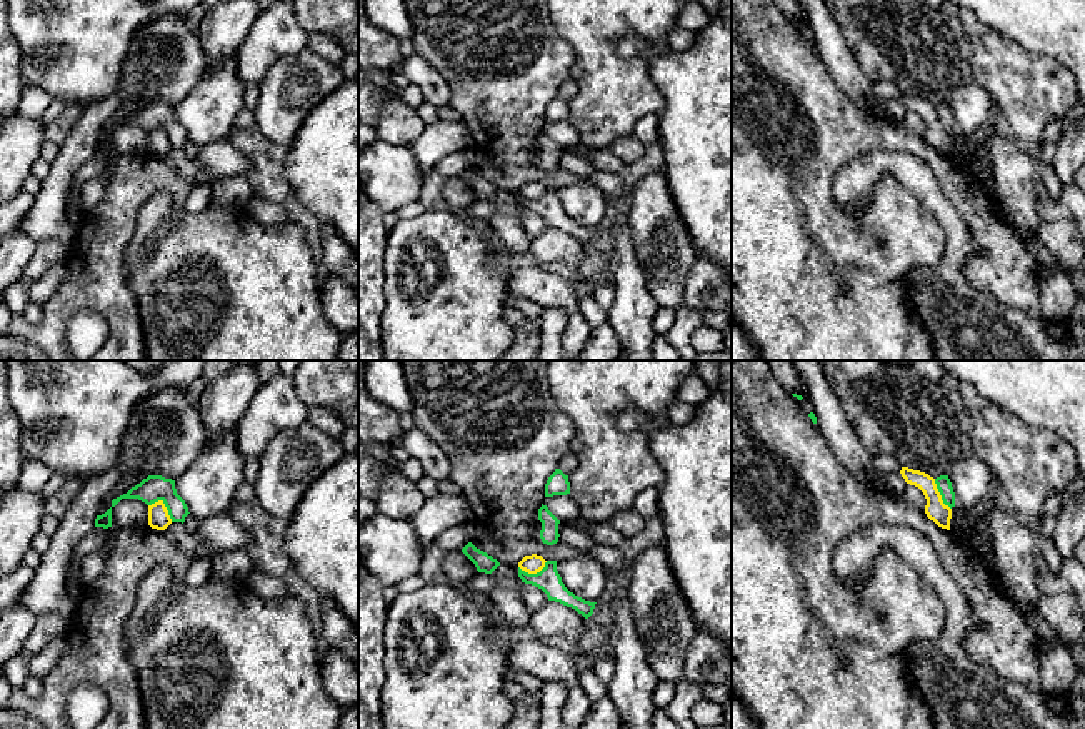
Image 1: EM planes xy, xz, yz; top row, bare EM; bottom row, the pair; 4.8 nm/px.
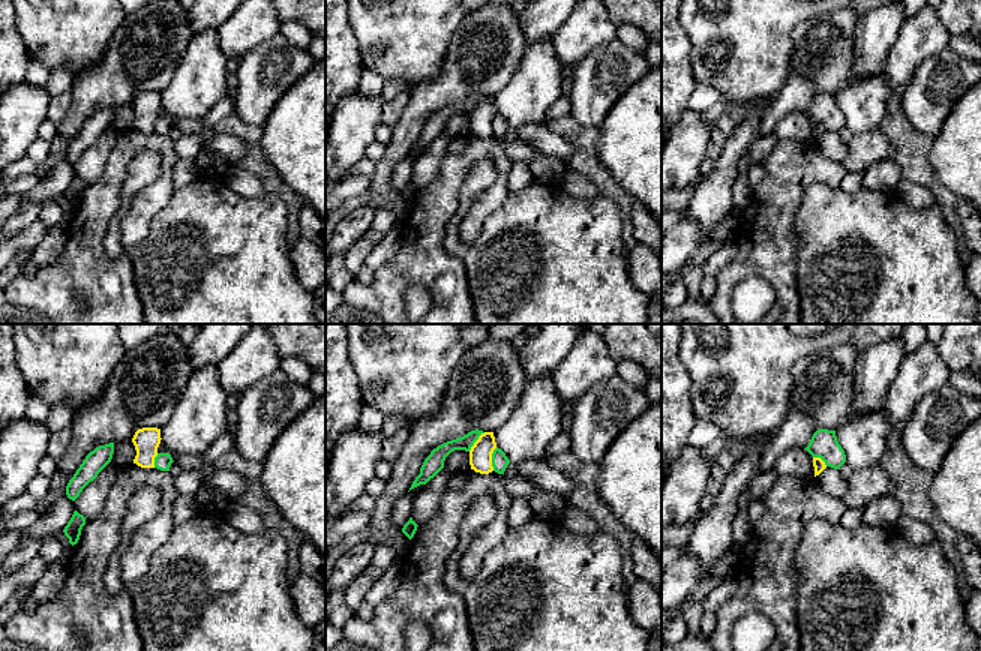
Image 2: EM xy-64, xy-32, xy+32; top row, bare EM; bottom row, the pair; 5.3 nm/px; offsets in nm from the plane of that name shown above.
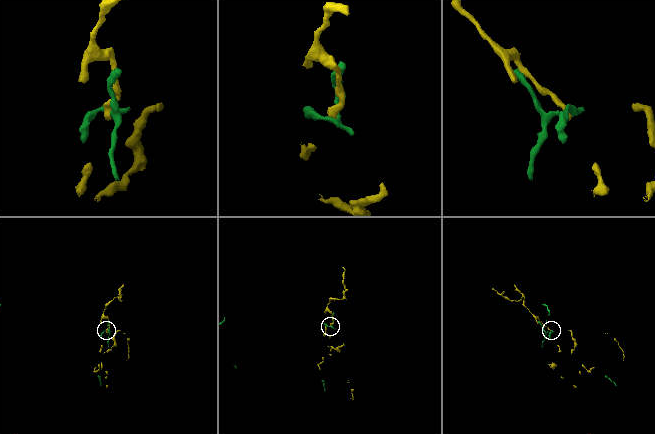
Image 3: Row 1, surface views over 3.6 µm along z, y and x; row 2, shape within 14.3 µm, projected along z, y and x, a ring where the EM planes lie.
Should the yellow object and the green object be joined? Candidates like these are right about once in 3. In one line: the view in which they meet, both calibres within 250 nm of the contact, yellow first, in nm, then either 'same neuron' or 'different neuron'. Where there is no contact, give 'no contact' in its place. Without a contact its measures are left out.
xy | 100/130 nm | different neuron

